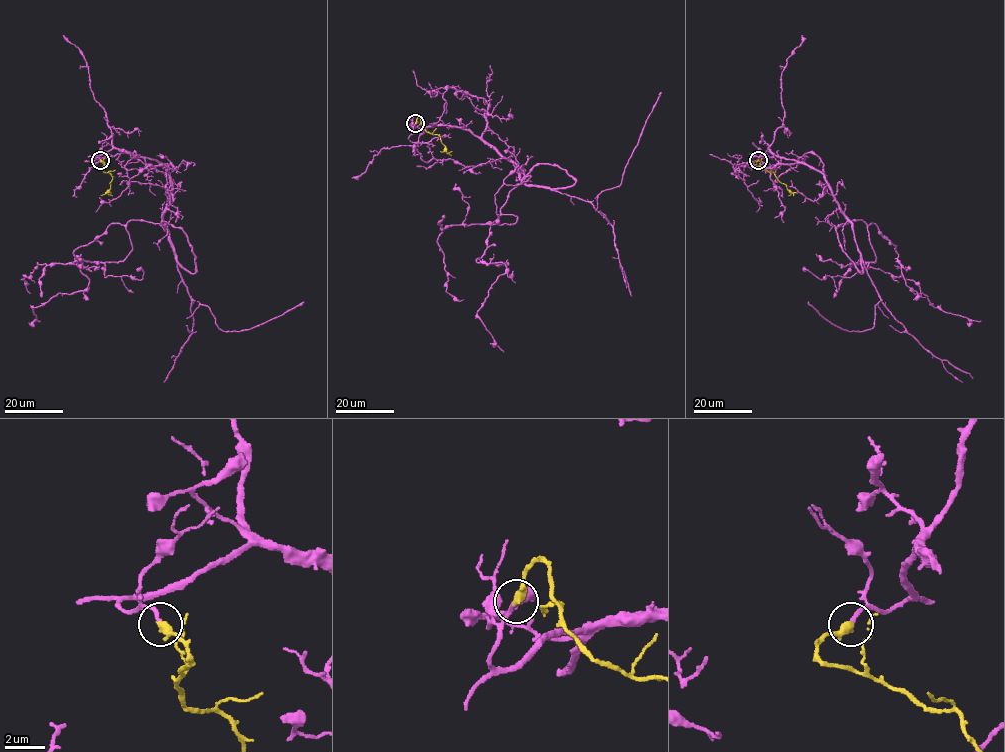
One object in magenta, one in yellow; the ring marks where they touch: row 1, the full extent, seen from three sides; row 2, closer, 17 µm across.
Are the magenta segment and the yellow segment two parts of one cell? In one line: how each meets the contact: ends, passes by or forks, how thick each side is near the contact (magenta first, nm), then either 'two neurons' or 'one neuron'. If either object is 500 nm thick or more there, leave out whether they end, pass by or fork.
magenta ends there; yellow ends there; 200 nm thick on the magenta side, 440 nm on the other; one neuron

